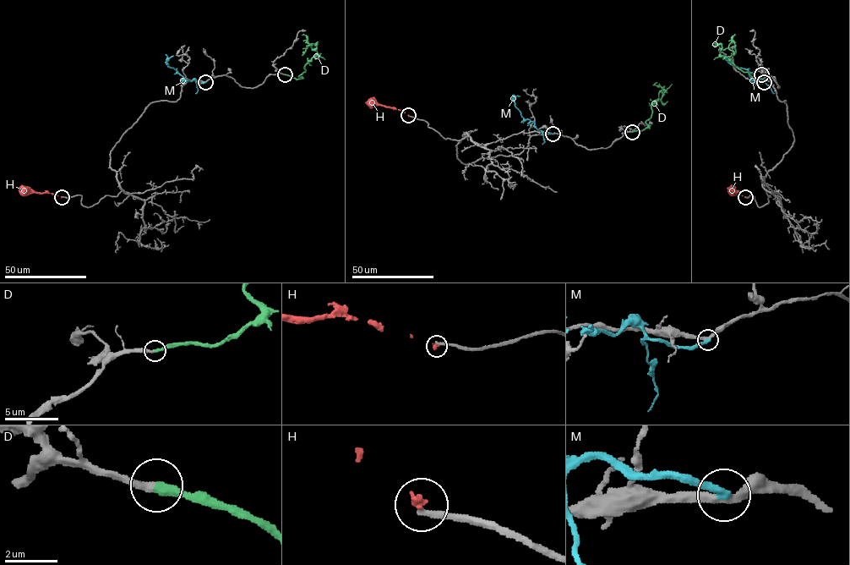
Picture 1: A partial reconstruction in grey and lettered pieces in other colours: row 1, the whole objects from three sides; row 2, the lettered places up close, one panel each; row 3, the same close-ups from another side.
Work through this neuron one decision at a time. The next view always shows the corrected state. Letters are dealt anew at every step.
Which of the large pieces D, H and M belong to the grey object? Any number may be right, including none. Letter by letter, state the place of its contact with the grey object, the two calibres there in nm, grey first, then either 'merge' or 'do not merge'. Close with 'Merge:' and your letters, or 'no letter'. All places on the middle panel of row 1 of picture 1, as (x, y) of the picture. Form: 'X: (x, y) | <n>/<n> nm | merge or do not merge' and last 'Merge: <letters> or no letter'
D: (632, 132) | 280/320 nm | merge
H: (408, 115) | 280/240 nm | do not merge
M: (553, 134) | 320/280 nm | do not merge
Merge: D

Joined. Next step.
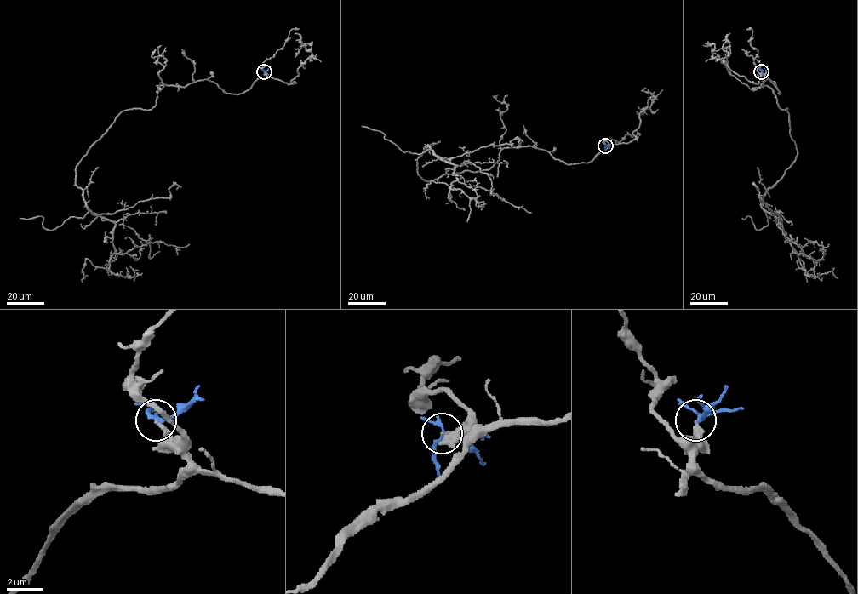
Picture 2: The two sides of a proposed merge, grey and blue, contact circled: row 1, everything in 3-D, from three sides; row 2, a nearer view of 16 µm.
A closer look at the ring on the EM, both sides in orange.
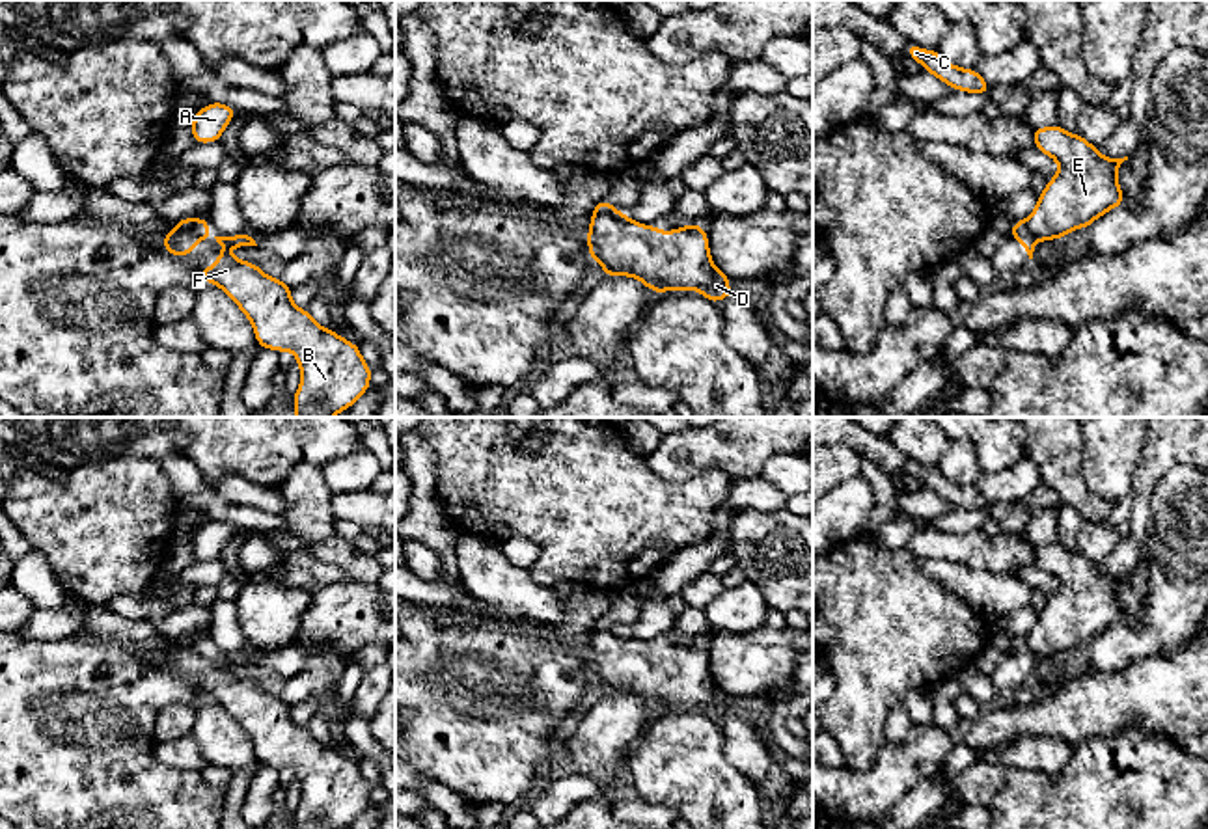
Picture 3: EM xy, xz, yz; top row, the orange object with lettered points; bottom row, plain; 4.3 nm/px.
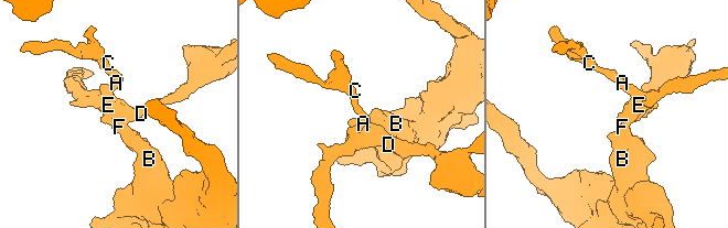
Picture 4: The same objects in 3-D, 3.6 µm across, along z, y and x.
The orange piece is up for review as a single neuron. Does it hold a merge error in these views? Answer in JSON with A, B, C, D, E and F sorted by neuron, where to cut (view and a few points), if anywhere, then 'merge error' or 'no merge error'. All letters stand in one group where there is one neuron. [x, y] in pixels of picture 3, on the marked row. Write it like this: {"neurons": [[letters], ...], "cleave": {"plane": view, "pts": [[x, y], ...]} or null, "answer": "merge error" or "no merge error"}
{"neurons": [["A", "C", "D", "E"], ["B", "F"]], "cleave": {"plane": "xy", "pts": [[178, 224], [209, 233]]}, "answer": "merge error"}

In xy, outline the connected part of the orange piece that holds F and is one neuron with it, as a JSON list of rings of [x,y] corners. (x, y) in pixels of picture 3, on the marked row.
[[[220,248],[216,263],[199,276],[240,307],[259,347],[296,356],[302,374],[293,395],[295,417],[334,417],[369,389],[371,367],[358,345],[319,326],[308,309],[293,304],[291,287],[263,274],[257,263],[239,261]]]

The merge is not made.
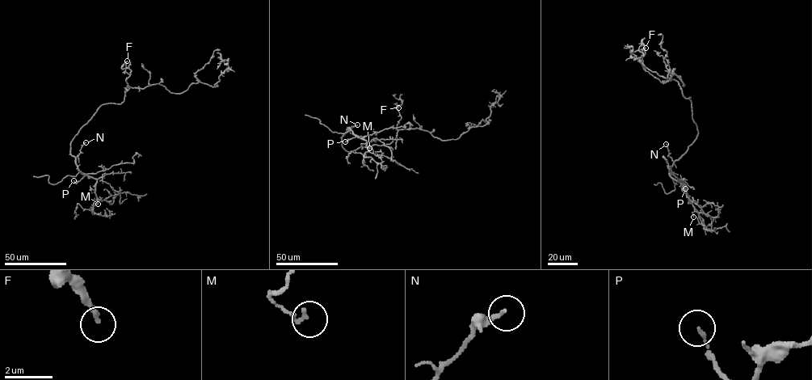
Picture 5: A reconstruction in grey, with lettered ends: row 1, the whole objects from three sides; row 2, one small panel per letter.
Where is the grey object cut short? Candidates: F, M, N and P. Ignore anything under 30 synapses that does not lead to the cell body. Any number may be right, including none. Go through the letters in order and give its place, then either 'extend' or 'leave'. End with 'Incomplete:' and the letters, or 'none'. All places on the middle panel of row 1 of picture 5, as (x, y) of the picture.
F: at (398, 107); extend
M: at (369, 148); leave
N: at (357, 124); leave
P: at (345, 141); leave
Incomplete: F

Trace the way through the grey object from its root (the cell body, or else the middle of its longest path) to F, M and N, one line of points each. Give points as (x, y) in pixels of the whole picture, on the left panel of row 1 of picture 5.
F: (112, 103), (120, 103), (125, 88), (129, 87), (126, 82), (129, 76), (125, 71), (127, 61)
M: (112, 103), (102, 104), (70, 142), (77, 167), (97, 180), (95, 196), (102, 200), (98, 204)
N: (112, 103), (102, 104), (70, 142), (70, 154), (77, 157), (86, 142)

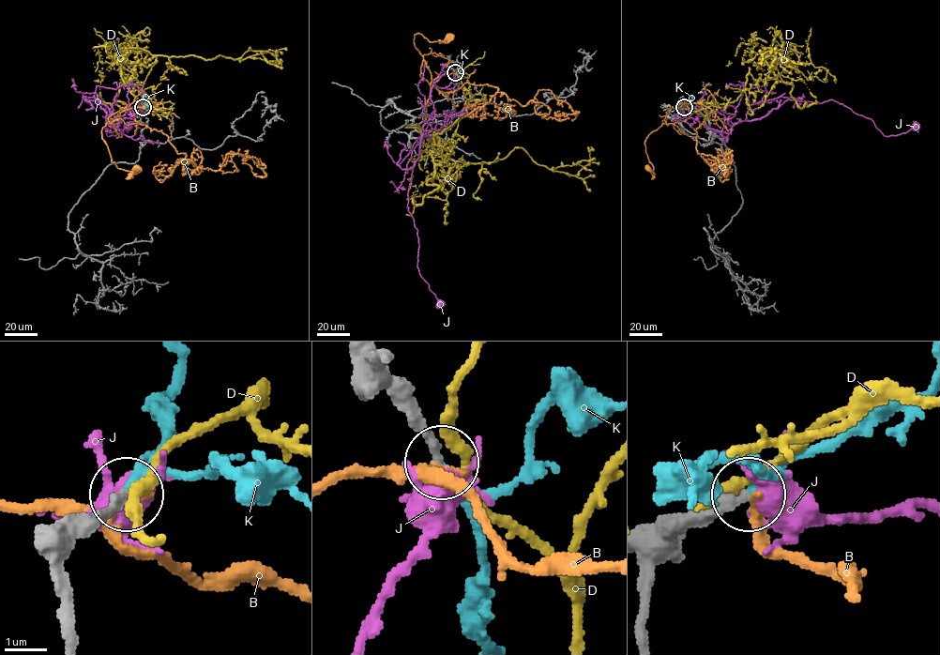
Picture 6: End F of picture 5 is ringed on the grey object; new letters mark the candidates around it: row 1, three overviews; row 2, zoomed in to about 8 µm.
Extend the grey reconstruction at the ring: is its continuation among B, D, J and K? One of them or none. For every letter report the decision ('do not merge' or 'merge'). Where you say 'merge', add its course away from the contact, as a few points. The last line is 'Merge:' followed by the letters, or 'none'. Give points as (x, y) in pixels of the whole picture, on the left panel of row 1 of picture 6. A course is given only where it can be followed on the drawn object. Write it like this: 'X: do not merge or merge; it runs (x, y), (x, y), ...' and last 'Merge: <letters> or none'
B: do not merge
D: do not merge
J: do not merge
K: merge; it runs (143, 107), (148, 96)
Merge: K

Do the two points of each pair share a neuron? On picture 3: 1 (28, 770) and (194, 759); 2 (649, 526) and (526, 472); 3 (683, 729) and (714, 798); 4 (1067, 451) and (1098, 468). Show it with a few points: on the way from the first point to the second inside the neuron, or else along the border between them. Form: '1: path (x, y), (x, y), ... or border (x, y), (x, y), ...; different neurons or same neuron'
1: border (153, 744), (153, 755), (161, 762), (200, 772); different neurons
2: path (619, 522), (606, 520), (582, 496), (556, 494); same neuron
3: path (683, 746), (683, 764), (698, 781); same neuron
4: border (1082, 436), (1082, 479), (1095, 496), (1102, 498); different neurons

